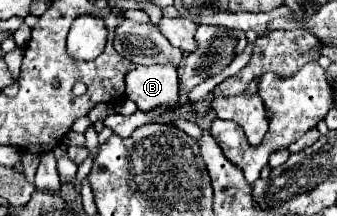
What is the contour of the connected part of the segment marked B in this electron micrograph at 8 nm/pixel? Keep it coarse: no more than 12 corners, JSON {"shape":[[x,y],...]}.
{"shape":[[171,64],[137,66],[127,98],[141,112],[179,106]]}

